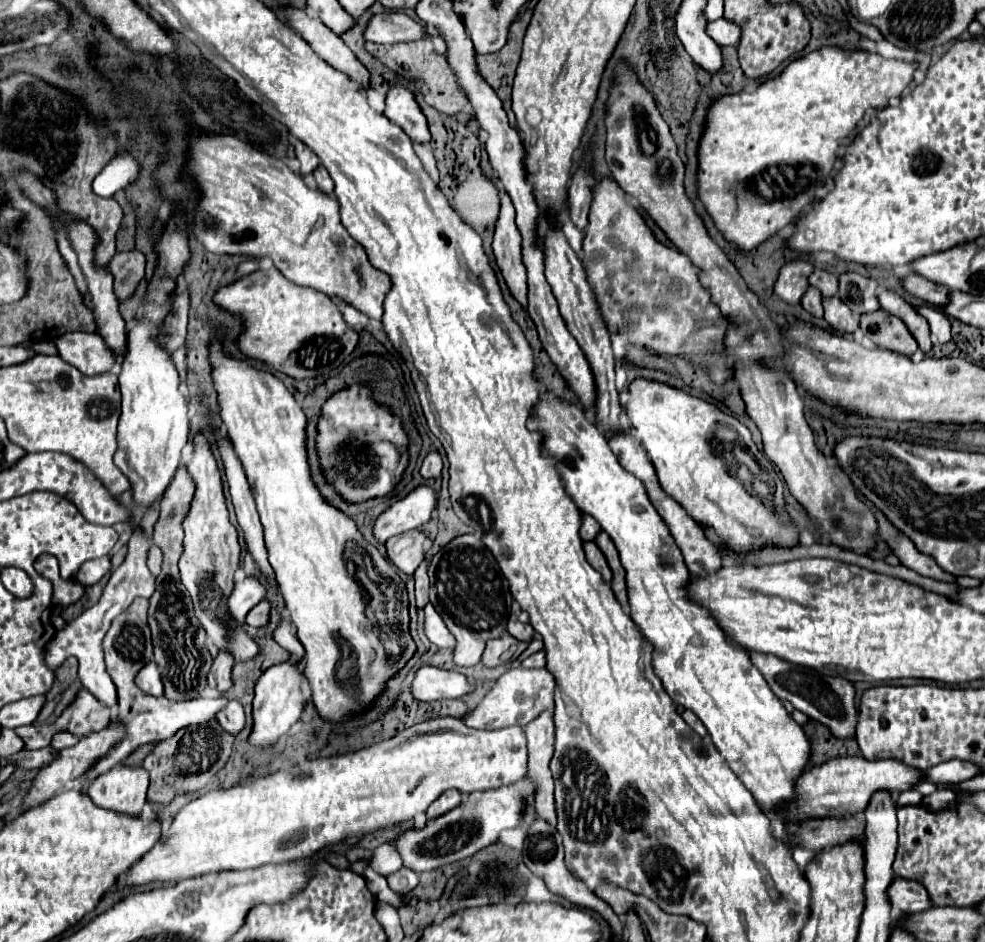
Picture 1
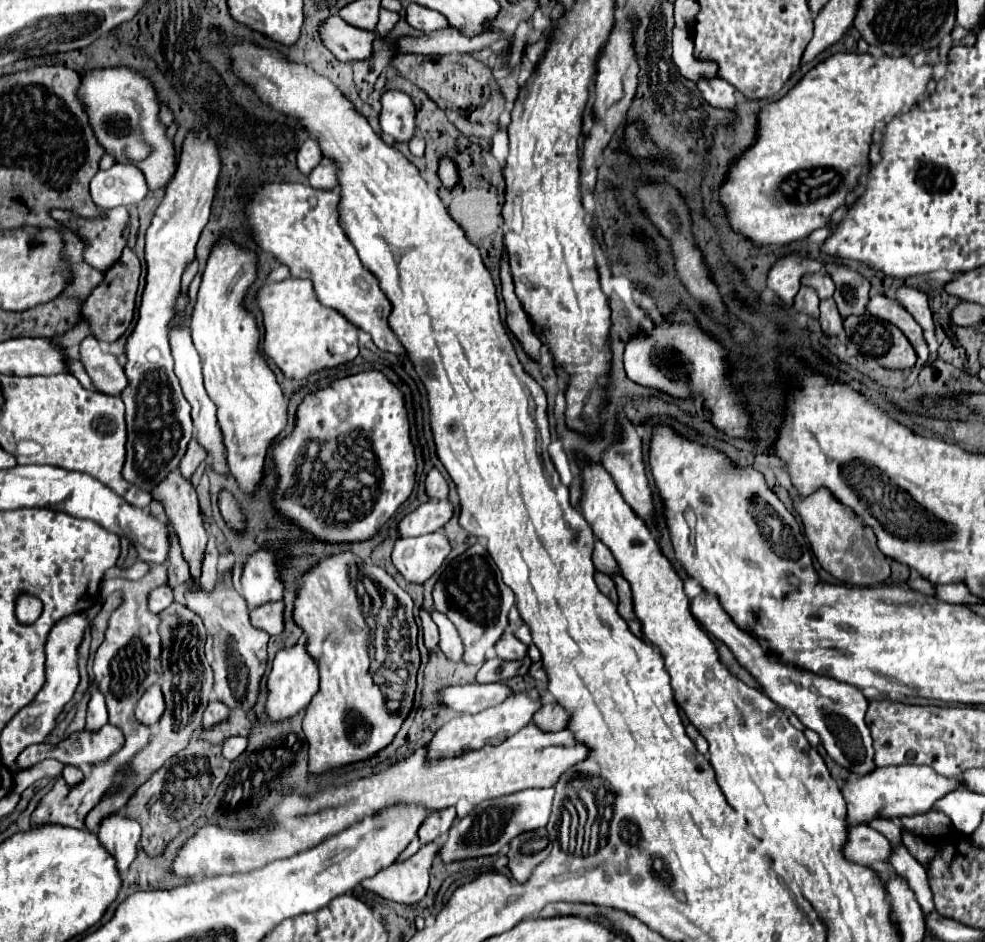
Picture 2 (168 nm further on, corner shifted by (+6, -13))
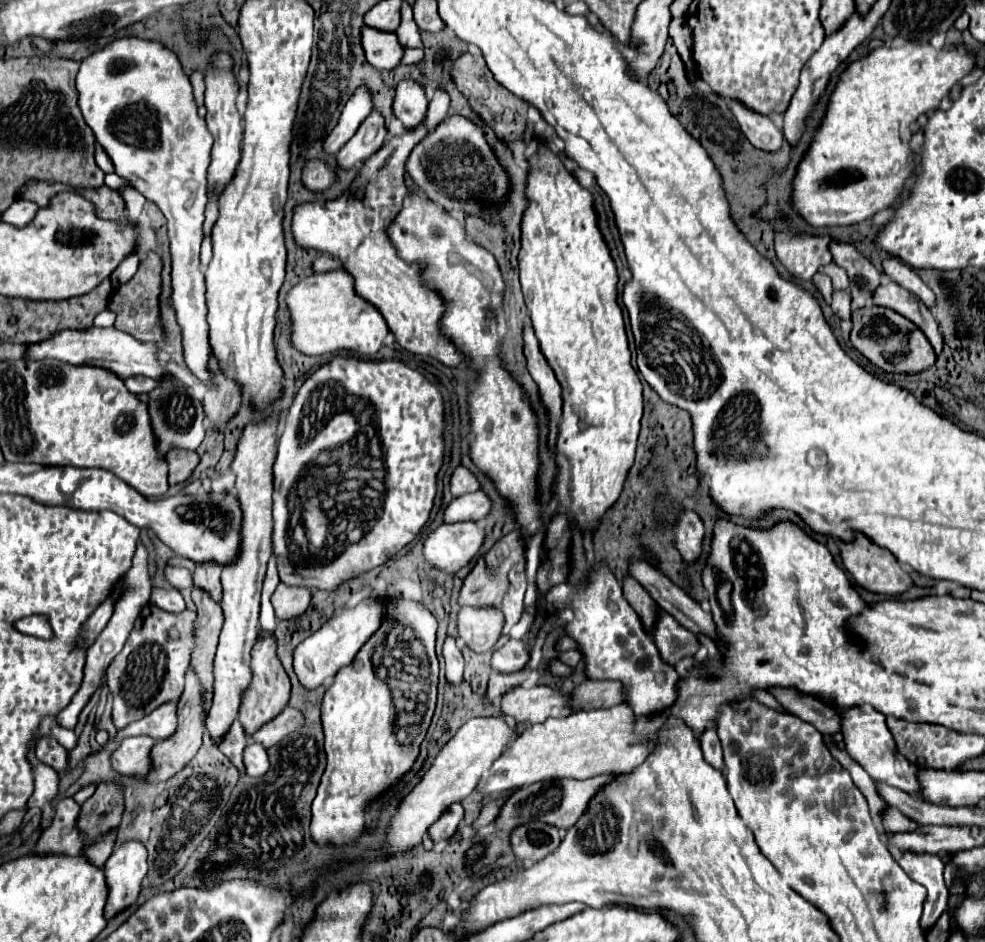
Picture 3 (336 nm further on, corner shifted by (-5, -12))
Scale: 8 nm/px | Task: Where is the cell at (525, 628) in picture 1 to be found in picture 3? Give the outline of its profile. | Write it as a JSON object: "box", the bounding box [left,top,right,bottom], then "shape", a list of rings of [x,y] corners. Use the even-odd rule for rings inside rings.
{"box":[492,638,530,674],"shape":[[[510,638],[502,648],[498,648],[492,656],[492,668],[504,674],[522,670],[530,660],[528,646],[522,640]]]}

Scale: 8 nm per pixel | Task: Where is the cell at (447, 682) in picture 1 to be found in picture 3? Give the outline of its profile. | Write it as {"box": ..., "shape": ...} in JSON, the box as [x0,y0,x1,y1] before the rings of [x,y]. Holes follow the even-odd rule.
{"box":[500,686,570,728],"shape":[[[516,686],[500,698],[500,710],[506,716],[512,716],[524,728],[544,722],[548,718],[568,716],[570,708],[566,706],[566,694],[552,690],[548,686]]]}

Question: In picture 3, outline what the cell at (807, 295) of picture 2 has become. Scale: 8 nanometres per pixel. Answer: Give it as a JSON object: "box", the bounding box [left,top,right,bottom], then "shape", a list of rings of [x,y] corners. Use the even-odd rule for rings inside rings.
{"box":[812,274,832,304],"shape":[[[816,274],[812,278],[812,284],[816,286],[816,290],[822,294],[822,298],[826,300],[826,304],[830,304],[830,296],[832,296],[832,284],[830,284],[830,278],[824,276],[824,274]]]}

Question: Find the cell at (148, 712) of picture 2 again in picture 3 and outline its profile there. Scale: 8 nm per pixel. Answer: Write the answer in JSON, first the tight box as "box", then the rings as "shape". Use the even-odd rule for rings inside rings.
{"box":[114,702,176,744],"shape":[[[164,702],[156,710],[152,710],[142,720],[132,722],[124,730],[118,730],[114,738],[114,744],[120,744],[126,736],[150,736],[150,738],[168,738],[176,730],[176,702]]]}

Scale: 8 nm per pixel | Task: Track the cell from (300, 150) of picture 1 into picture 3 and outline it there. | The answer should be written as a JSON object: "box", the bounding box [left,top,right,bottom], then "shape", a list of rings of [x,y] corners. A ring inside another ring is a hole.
{"box":[324,88,372,154],"shape":[[[358,88],[356,94],[352,94],[352,98],[346,102],[338,124],[334,126],[330,136],[324,140],[324,152],[336,154],[354,136],[354,132],[370,112],[372,112],[370,94],[366,92],[366,88]]]}

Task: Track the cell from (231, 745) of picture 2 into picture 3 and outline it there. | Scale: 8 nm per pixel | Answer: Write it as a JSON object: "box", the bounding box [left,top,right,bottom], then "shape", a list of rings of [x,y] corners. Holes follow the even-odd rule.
{"box":[244,744,270,776],"shape":[[[250,744],[244,748],[244,768],[250,776],[262,776],[270,768],[268,754],[262,744]]]}

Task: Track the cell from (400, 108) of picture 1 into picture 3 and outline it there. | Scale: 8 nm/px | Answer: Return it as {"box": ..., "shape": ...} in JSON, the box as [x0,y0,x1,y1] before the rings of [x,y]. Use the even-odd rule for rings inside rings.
{"box":[392,80,428,130],"shape":[[[402,80],[396,86],[392,110],[406,130],[412,130],[412,126],[418,126],[424,120],[426,108],[428,108],[428,100],[420,84],[416,84],[414,80]]]}

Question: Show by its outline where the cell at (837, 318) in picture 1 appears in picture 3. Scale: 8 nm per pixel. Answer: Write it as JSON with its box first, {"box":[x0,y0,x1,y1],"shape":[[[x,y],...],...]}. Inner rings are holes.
{"box":[832,290,850,320],"shape":[[[840,290],[840,292],[832,294],[832,310],[842,320],[850,318],[850,294],[846,290]]]}

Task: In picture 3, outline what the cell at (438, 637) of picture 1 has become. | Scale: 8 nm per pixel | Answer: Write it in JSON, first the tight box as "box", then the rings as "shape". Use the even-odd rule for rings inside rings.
{"box":[458,608,504,654],"shape":[[[460,608],[458,616],[458,638],[472,652],[482,654],[494,648],[500,638],[500,628],[504,618],[498,610],[478,610],[478,608]]]}

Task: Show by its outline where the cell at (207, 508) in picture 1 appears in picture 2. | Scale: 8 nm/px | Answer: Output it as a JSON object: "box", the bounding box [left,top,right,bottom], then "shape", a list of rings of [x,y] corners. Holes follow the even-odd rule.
{"box":[187,573,269,713],"shape":[[[219,573],[219,581],[215,585],[213,593],[205,593],[201,589],[187,593],[187,607],[197,613],[213,637],[213,673],[215,673],[215,695],[221,703],[225,703],[229,709],[239,709],[243,713],[249,713],[255,707],[261,677],[267,669],[267,641],[269,635],[263,629],[257,629],[251,625],[249,609],[245,605],[245,599],[235,591],[231,585],[229,573]]]}

